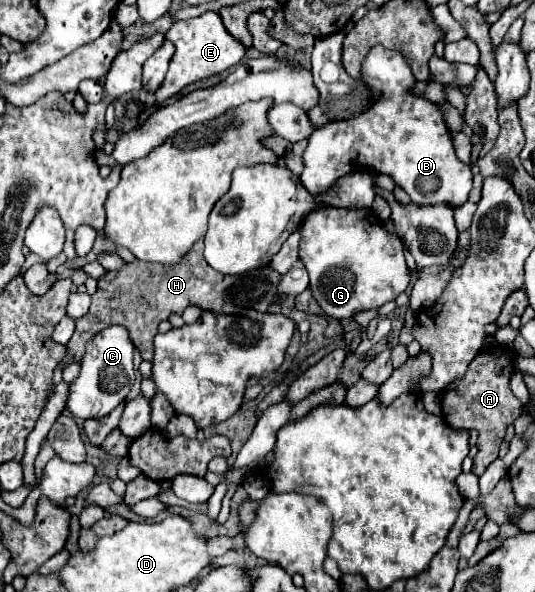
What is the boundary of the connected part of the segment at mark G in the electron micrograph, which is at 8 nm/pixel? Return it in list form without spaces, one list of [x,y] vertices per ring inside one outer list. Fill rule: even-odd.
[[[326,207],[318,213],[310,213],[302,225],[300,259],[310,273],[310,289],[318,299],[322,311],[334,319],[354,317],[360,311],[378,309],[380,305],[394,301],[412,281],[412,271],[408,269],[402,243],[398,235],[388,233],[378,221],[372,209],[340,209]]]

